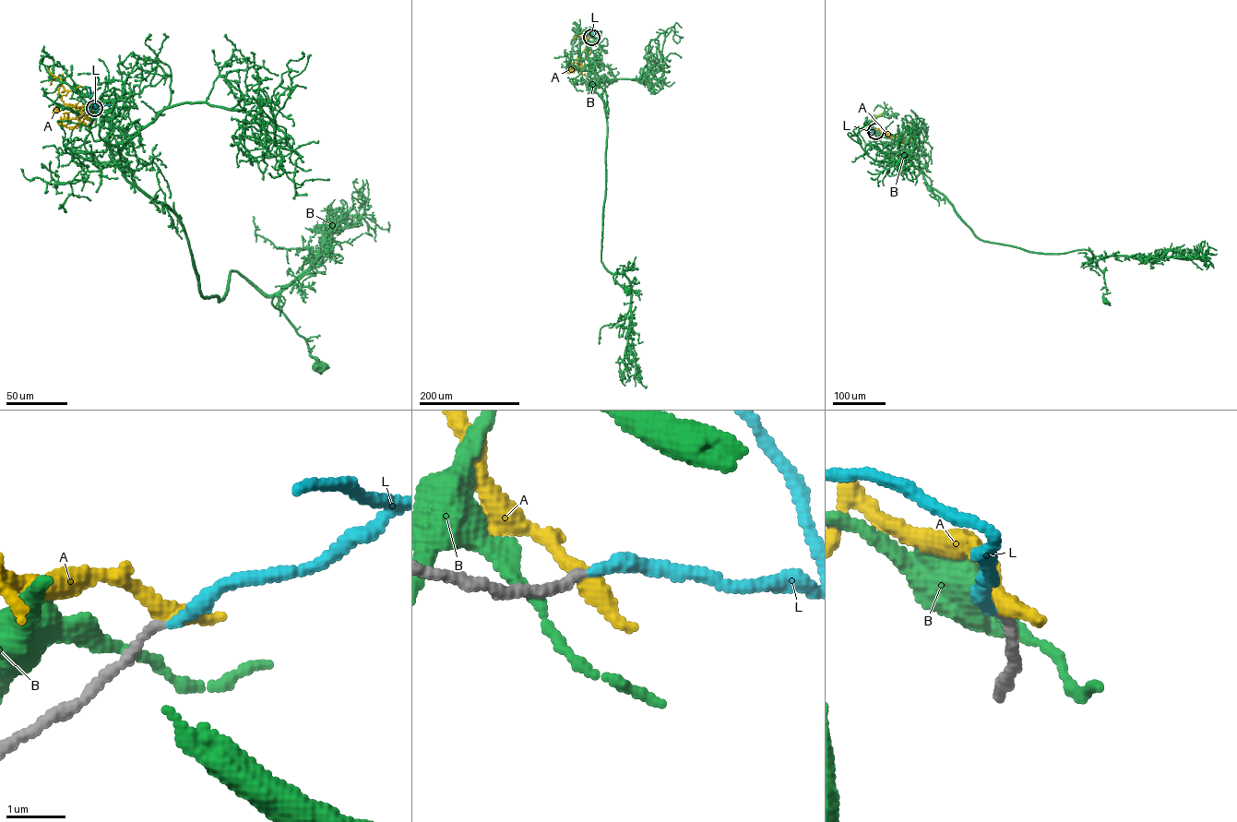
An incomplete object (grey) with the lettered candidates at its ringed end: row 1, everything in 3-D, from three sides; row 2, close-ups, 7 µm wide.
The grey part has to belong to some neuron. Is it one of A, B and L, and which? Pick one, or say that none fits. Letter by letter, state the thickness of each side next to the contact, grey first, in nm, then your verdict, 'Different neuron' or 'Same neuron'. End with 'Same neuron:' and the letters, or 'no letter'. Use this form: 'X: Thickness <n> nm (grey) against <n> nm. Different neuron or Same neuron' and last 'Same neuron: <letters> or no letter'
A: Thickness 160 nm (grey) against 380 nm. Different neuron
B: Thickness 220 nm (grey) against 170 nm. Different neuron
L: Thickness 160 nm (grey) against 220 nm. Same neuron
Same neuron: L

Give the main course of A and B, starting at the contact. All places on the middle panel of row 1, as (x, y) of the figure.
A: (590, 37), (588, 36), (588, 53), (579, 67), (575, 65), (573, 71), (574, 68), (570, 64), (569, 66)
B: (590, 37), (594, 38), (590, 47), (595, 56), (594, 89), (603, 102), (608, 126), (601, 261), (627, 291)

